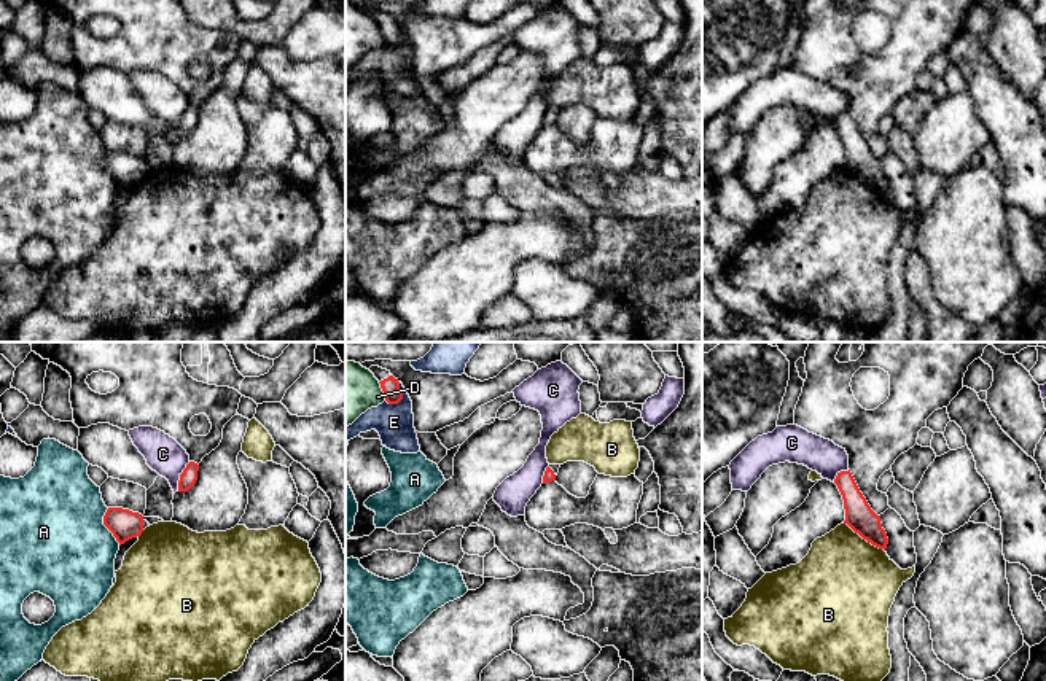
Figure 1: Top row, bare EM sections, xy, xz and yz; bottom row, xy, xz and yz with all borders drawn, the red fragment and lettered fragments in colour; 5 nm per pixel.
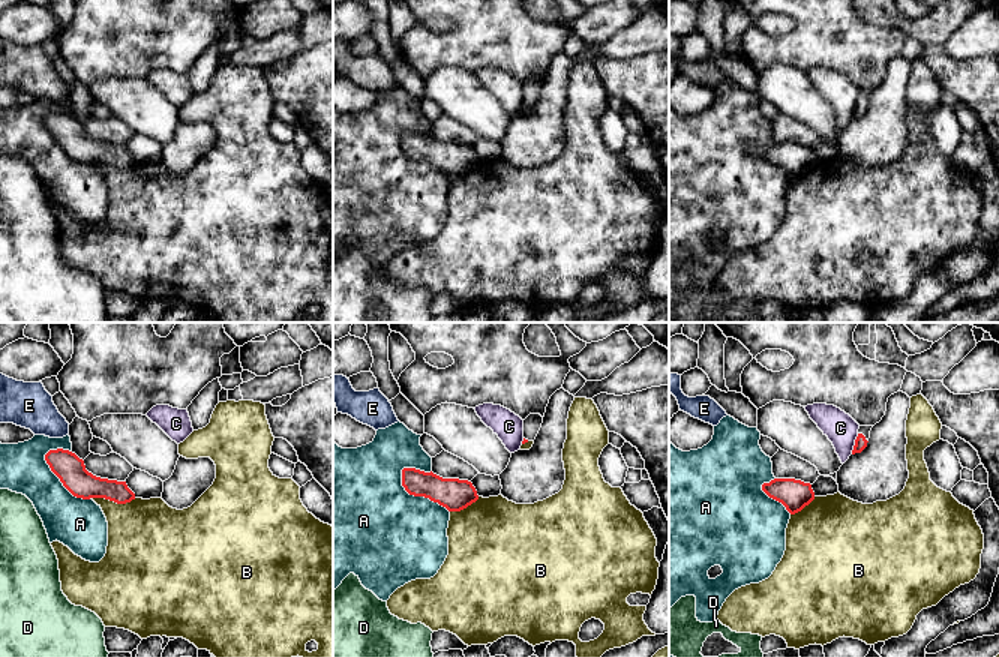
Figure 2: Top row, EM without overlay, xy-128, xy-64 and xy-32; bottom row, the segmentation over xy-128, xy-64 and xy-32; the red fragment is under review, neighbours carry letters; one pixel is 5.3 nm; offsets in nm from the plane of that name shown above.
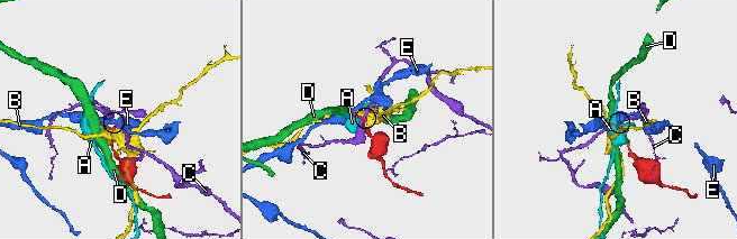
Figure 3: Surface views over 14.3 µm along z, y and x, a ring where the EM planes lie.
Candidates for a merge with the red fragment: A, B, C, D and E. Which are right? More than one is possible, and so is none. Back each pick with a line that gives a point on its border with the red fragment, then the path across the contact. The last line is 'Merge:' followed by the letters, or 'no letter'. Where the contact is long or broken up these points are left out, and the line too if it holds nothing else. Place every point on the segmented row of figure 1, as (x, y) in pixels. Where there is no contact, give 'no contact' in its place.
Merge: no letter

